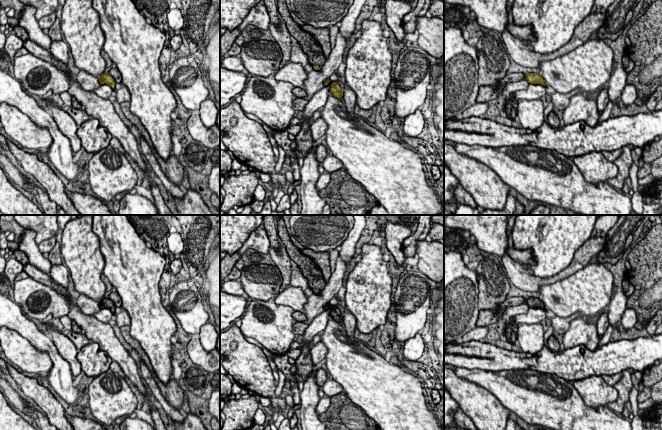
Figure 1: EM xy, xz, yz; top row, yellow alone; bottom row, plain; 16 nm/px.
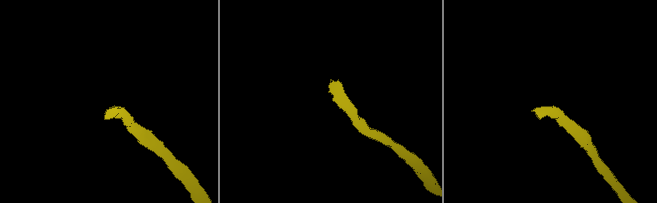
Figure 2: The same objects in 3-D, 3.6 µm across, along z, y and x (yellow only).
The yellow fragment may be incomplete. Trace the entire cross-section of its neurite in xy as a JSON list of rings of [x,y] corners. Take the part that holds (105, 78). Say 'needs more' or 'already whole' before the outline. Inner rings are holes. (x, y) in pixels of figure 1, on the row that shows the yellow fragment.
already whole | [[[109,73],[102,74],[101,76],[98,77],[98,79],[100,84],[105,83],[114,89],[116,83]]]

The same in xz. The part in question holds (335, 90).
already whole | [[[337,82],[331,84],[330,93],[340,99],[343,96],[343,89],[339,86]]]

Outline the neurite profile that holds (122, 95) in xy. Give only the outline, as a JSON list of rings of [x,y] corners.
[[[122,85],[122,87],[114,93],[118,104],[121,104],[123,102],[130,102],[131,96],[125,85]]]

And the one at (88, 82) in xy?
[[[80,70],[75,77],[75,80],[79,86],[86,91],[94,91],[101,85],[98,77],[93,76],[83,70]]]

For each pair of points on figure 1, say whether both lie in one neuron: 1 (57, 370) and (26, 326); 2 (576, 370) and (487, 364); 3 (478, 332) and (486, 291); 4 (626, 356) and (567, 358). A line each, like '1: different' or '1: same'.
1: same
2: same
3: different
4: same

